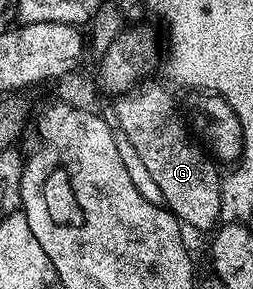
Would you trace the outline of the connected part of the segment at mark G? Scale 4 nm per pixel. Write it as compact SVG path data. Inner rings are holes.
M139 85L115 101L118 102L114 106L114 114L118 117L117 129L120 134L122 129L121 137L124 142L126 137L127 142L125 145L134 149L138 157L135 158L137 165L148 168L156 188L160 188L162 202L177 216L179 222L189 229L191 226L194 230L213 231L222 218L222 178L218 174L219 167L192 141L183 115L181 118L174 107L173 96L162 86L146 85Z

